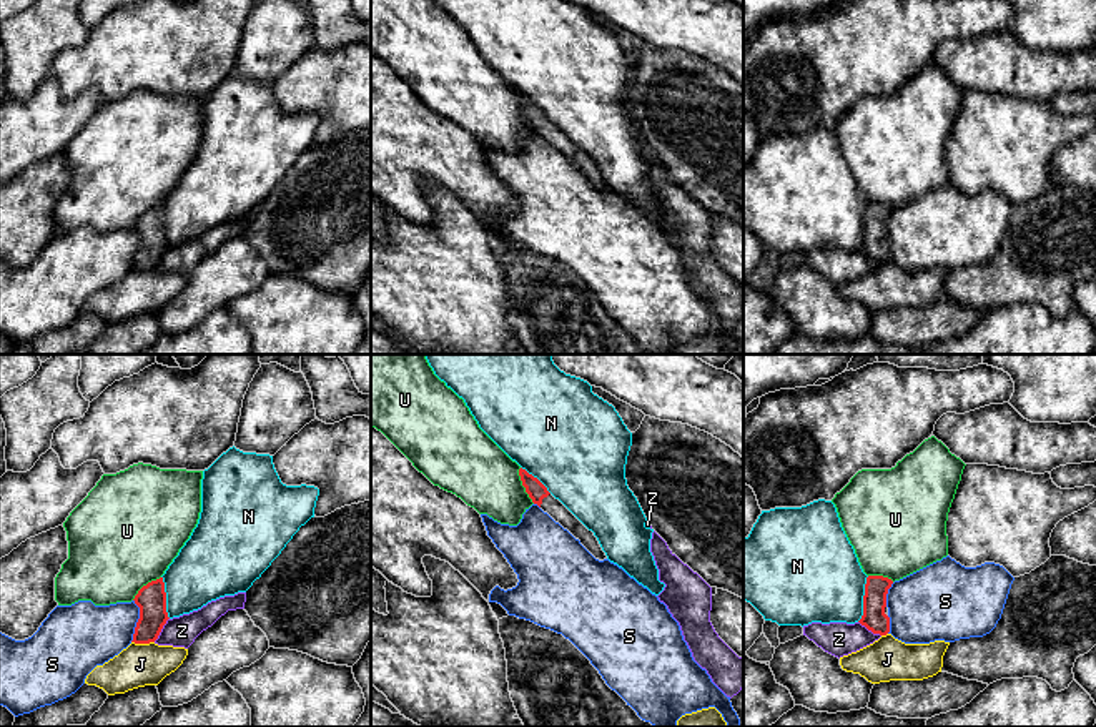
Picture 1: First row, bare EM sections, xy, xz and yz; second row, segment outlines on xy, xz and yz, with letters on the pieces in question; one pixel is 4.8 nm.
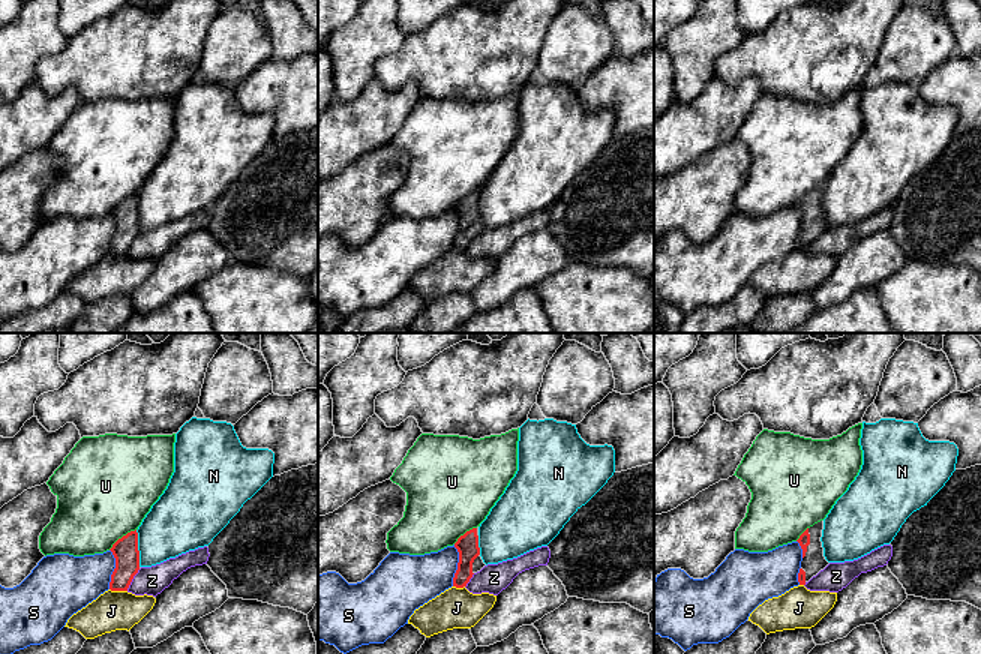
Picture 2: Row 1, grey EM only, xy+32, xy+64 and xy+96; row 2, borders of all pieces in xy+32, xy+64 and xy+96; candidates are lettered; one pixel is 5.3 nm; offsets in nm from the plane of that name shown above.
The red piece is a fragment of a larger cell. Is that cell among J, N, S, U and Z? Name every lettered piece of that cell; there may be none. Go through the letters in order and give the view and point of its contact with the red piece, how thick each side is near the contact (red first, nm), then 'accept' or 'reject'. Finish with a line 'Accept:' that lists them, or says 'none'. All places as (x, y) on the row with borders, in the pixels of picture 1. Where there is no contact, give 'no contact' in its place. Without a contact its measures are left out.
J: contact xy (143, 642); calibres 140 and 200 nm; reject
N: contact yz (863, 599); calibres 120 and 440 nm; reject
S: contact xy (138, 621); calibres 140 and 300 nm; reject
U: contact xz (523, 484); calibres 90 and 320 nm; reject
Z: contact xy (162, 628); calibres 140 and 150 nm; reject
Accept: none

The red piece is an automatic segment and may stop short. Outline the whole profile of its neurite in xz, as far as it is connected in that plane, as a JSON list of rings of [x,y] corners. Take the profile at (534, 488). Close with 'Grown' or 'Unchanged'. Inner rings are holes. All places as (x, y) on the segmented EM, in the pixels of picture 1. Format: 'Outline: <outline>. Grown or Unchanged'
Outline: [[[519,469],[519,476],[526,492],[544,512],[555,522],[567,529],[580,544],[599,561],[607,559],[597,537],[589,531],[559,499],[555,499],[547,487],[526,469]]]. Grown

